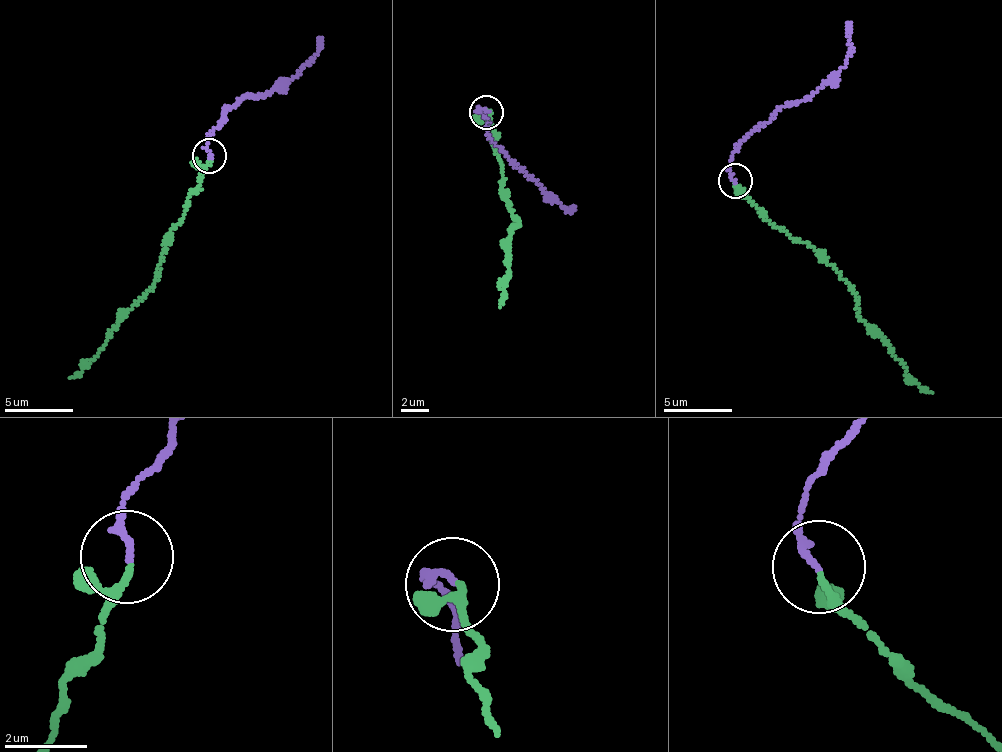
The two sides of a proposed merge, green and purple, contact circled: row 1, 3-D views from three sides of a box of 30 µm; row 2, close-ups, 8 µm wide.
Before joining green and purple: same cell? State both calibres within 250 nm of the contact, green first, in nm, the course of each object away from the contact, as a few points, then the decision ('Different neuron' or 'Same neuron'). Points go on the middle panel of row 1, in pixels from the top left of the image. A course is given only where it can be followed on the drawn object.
Thickness 130 nm (green) against 180 nm. Course of green: (486, 111), (498, 151), (501, 188), (519, 223), (510, 232), (510, 272), (503, 282), (500, 307). Course of purple: (485, 111), (476, 110), (483, 114), (486, 126), (508, 159), (524, 167), (562, 207), (571, 208). Same neuron

